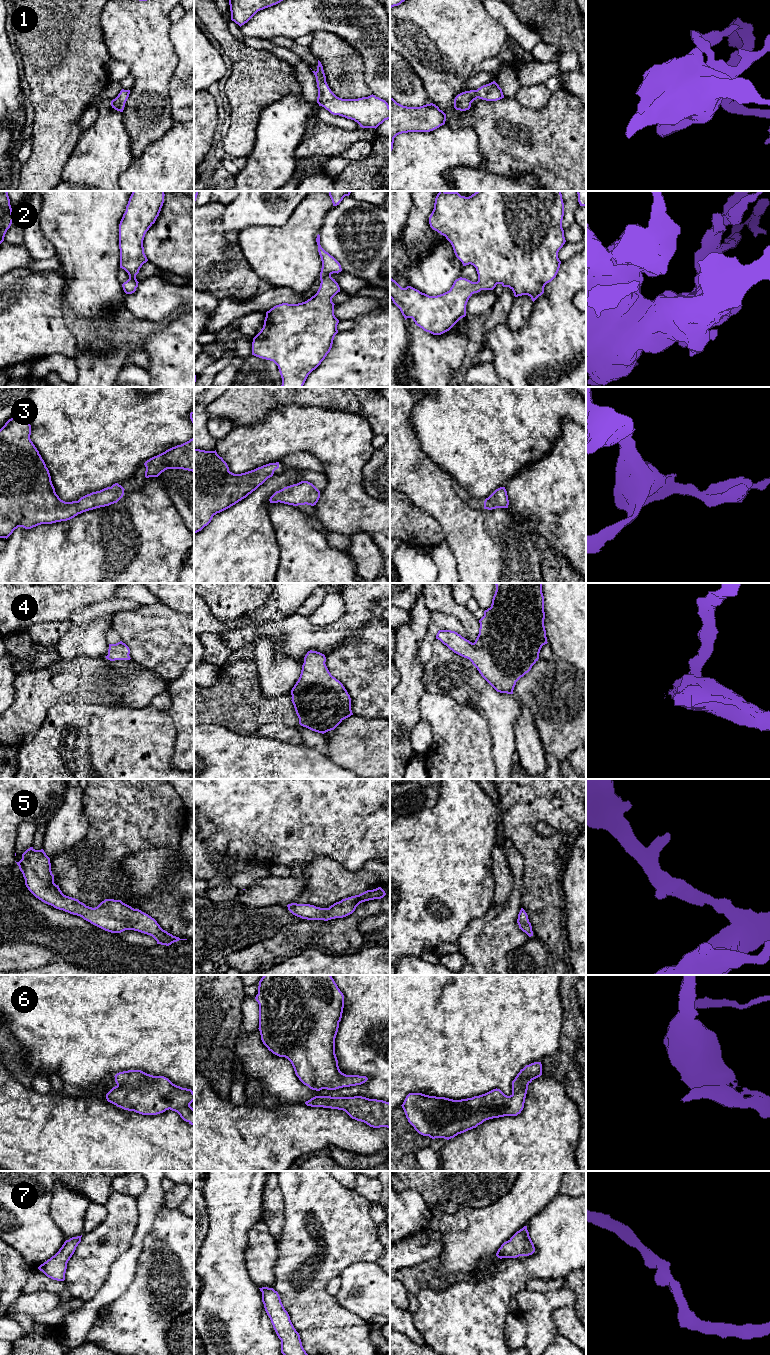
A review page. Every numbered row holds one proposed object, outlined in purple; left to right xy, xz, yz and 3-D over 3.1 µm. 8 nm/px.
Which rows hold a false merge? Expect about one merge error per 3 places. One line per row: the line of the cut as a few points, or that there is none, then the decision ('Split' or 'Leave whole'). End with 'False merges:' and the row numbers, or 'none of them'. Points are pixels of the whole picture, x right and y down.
1: No split. Leave whole
2: No split. Leave whole
3: No split. Leave whole
4: No split. Leave whole
5: No split. Leave whole
6: No split. Leave whole
7: No split. Leave whole
False merges: none of them

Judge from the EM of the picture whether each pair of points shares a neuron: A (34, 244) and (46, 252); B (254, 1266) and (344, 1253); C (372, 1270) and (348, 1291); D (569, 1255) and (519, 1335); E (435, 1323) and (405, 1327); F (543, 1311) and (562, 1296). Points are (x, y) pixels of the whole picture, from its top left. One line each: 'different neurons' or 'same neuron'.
A: same neuron
B: different neurons
C: same neuron
D: different neurons
E: different neurons
F: same neuron

